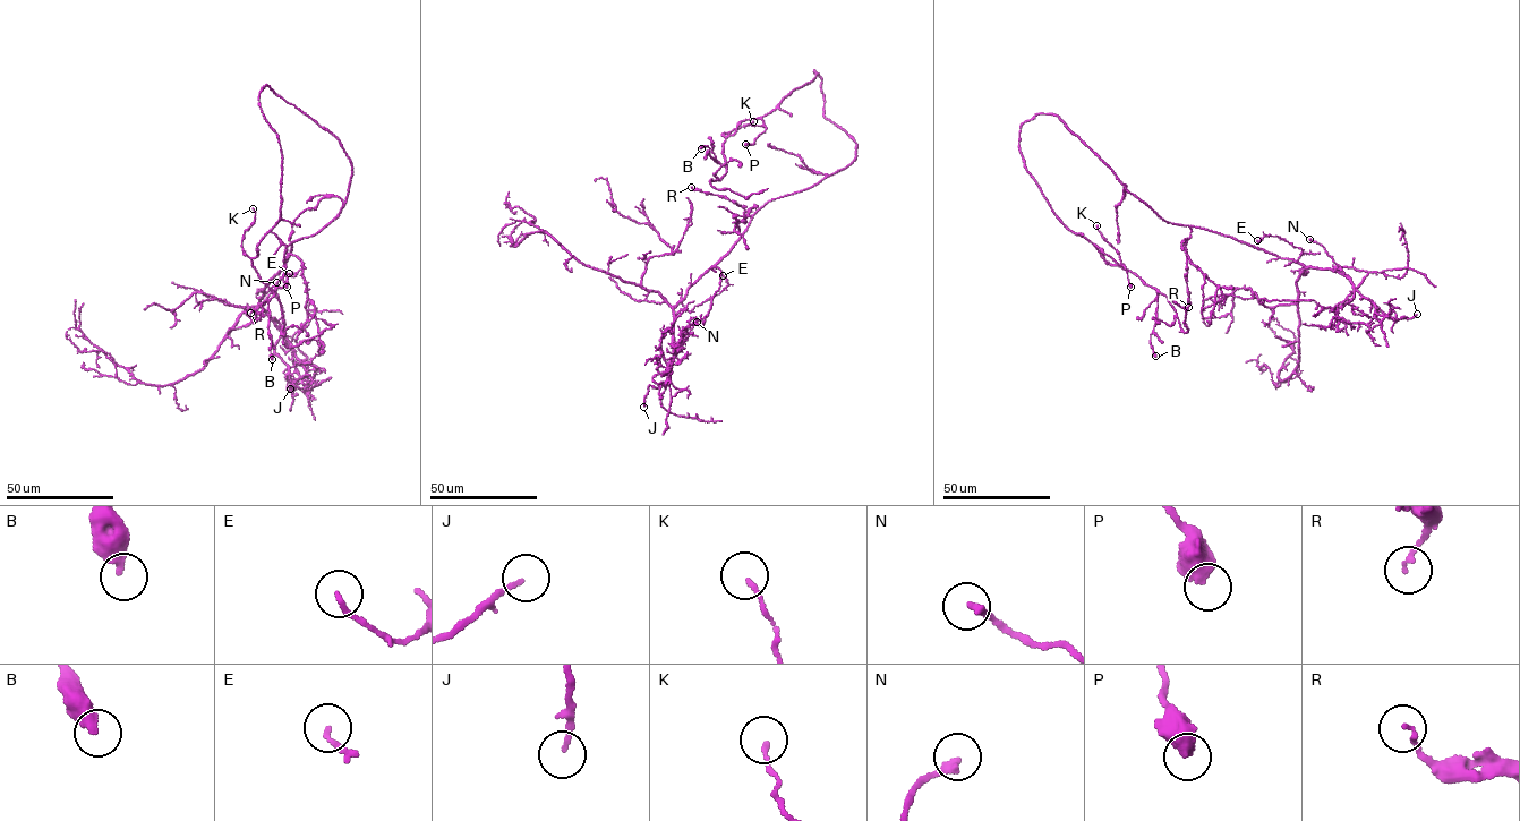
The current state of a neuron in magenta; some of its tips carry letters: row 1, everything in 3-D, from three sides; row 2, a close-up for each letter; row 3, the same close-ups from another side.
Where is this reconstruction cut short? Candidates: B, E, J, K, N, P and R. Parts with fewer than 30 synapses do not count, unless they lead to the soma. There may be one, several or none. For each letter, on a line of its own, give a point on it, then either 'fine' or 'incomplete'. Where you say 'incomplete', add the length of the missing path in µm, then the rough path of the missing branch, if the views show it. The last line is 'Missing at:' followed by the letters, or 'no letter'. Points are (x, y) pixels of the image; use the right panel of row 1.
B: place (1155, 356); fine
E: place (1257, 240); fine
J: place (1417, 314); fine
K: place (1096, 225); fine
N: place (1309, 239); fine
P: place (1130, 287); fine
R: place (1188, 307); fine
Missing at: no letter

